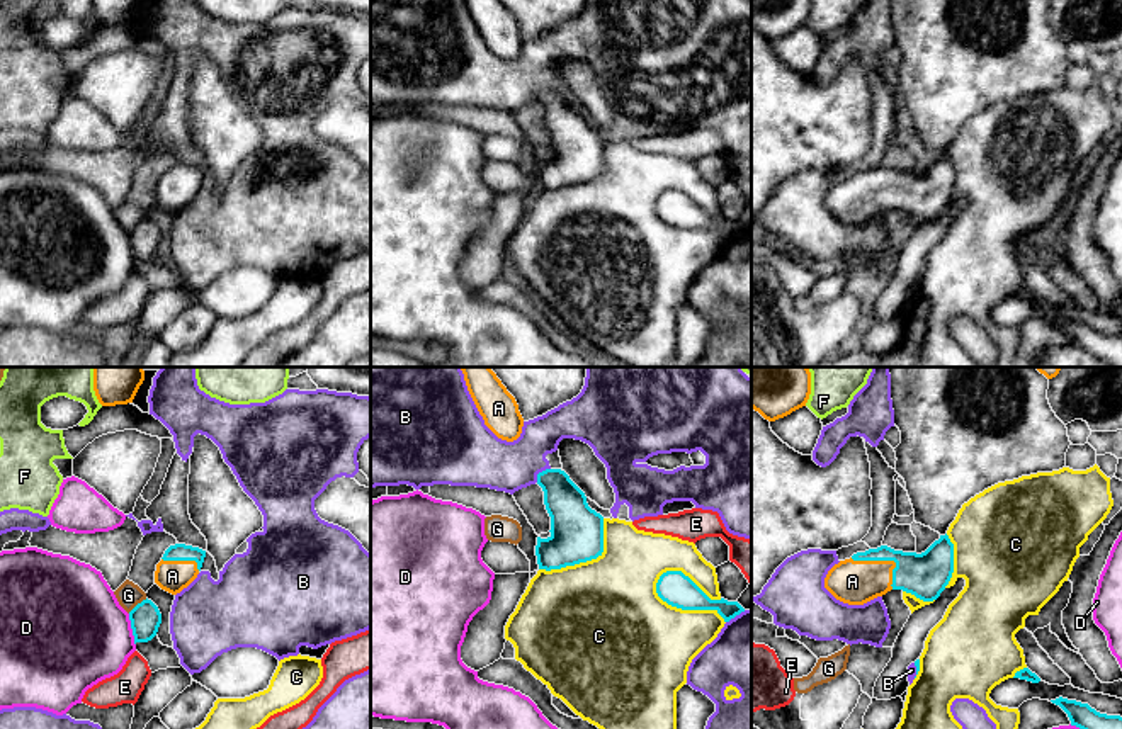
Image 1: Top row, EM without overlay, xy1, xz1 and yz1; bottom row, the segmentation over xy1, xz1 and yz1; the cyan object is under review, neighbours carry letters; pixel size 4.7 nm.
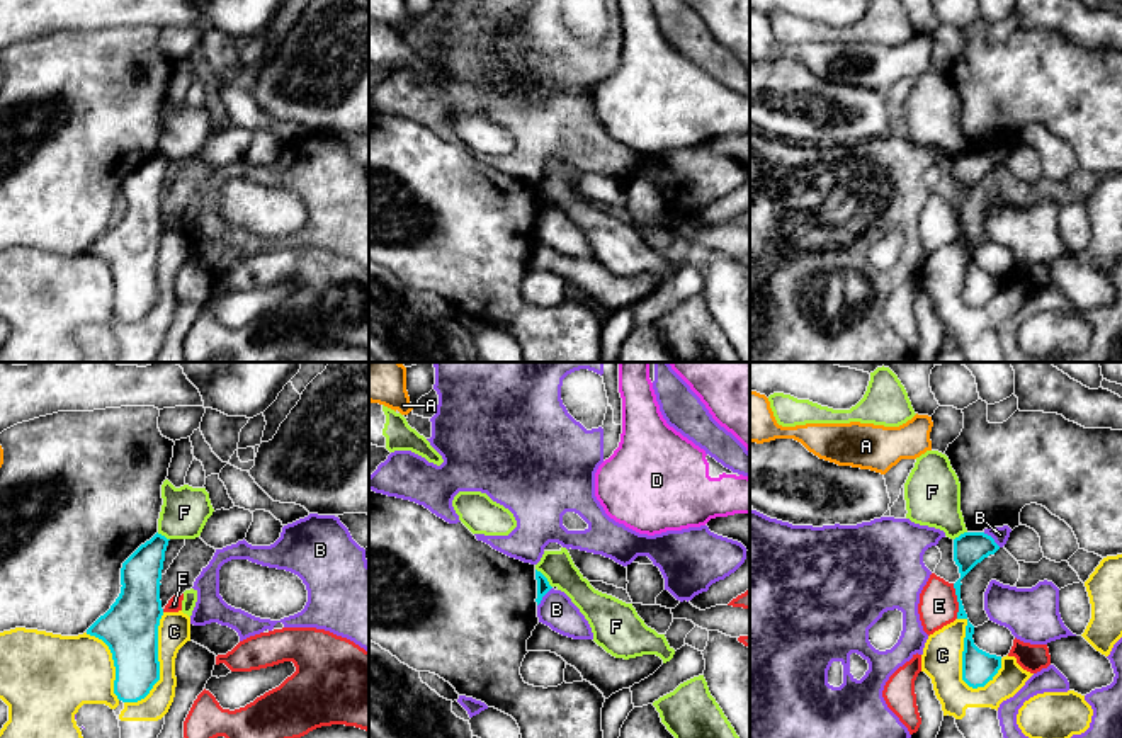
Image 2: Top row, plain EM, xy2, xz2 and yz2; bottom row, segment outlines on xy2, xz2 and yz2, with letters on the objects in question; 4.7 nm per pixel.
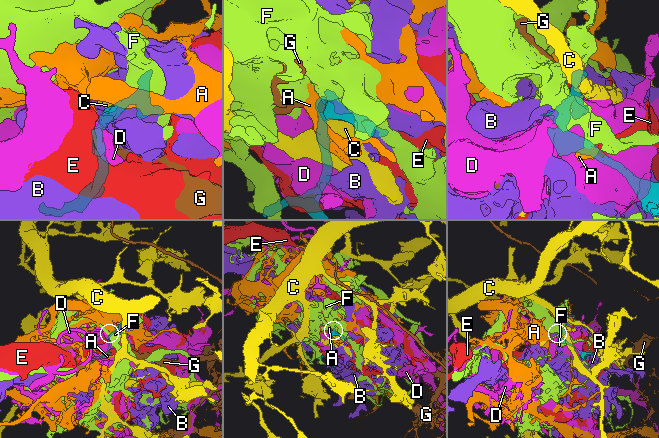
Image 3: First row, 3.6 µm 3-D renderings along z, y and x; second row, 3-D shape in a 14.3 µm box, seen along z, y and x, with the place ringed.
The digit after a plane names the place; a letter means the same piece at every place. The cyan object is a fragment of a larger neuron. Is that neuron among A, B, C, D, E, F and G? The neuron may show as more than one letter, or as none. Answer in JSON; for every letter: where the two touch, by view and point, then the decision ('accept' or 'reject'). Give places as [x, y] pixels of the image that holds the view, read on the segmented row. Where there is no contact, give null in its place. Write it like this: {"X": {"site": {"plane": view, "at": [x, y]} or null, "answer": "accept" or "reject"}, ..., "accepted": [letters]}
{"A": {"site": {"plane": "yz1", "at": [886, 559]}, "answer": "accept"}, "B": {"site": {"plane": "xz1", "at": [539, 473]}, "answer": "reject"}, "C": {"site": {"plane": "xz1", "at": [684, 609]}, "answer": "reject"}, "D": {"site": {"plane": "xy1", "at": [131, 627]}, "answer": "reject"}, "E": {"site": {"plane": "yz2", "at": [957, 601]}, "answer": "reject"}, "F": {"site": {"plane": "xz2", "at": [546, 579]}, "answer": "reject"}, "G": {"site": {"plane": "xy1", "at": [138, 604]}, "answer": "reject"}, "accepted": ["A"]}

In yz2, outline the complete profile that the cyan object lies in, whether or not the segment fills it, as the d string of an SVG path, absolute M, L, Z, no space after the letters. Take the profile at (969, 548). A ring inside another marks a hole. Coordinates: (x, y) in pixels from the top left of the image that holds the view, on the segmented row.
M964 532L954 539L954 561L959 566L960 578L954 583L959 612L957 619L967 619L960 600L960 580L984 558L994 554L1000 546L984 532Z

